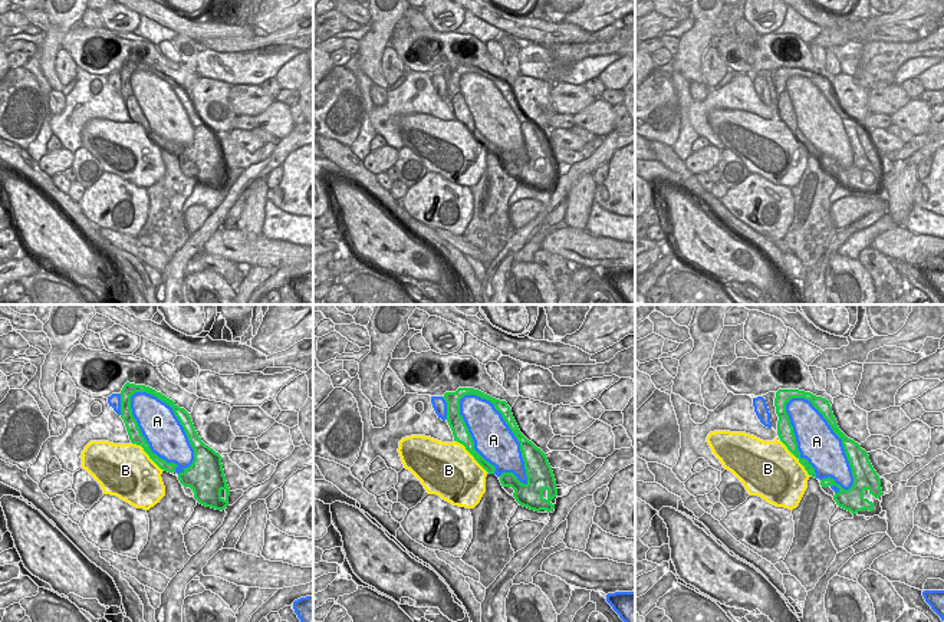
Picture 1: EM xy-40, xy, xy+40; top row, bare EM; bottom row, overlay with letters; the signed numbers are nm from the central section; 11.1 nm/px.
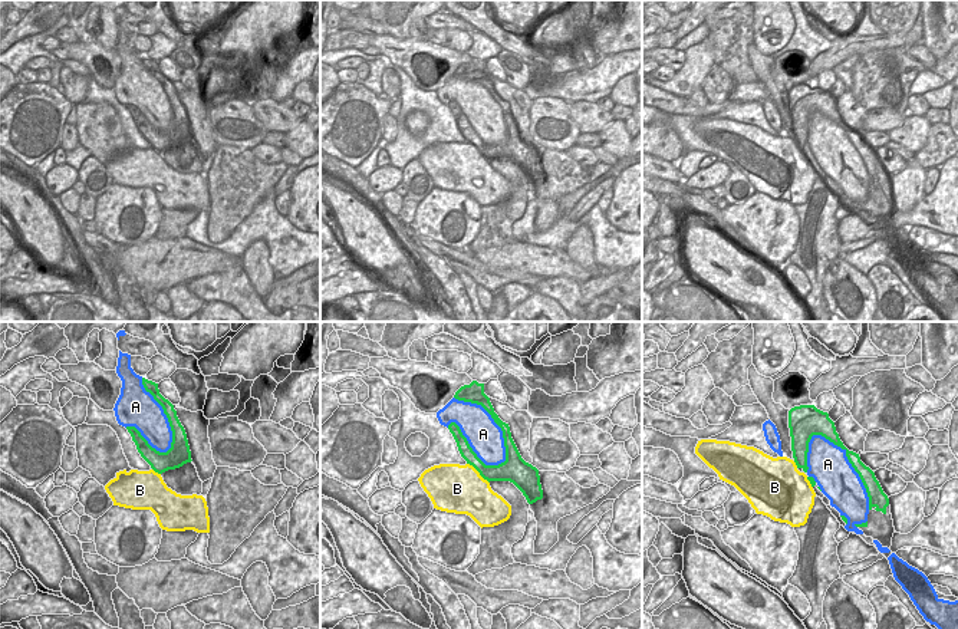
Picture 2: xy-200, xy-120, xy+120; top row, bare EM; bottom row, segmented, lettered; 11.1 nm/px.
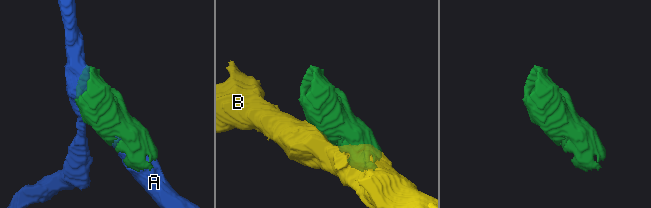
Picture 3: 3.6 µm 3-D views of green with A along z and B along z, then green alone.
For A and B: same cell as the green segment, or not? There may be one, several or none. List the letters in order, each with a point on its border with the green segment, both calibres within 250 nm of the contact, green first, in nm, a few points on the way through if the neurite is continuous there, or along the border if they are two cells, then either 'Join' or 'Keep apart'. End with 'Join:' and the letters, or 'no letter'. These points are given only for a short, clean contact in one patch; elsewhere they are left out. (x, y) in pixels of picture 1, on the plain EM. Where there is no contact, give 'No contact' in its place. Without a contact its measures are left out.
A: Touches green at xy+40 (838, 114). Thickness 190 nm (green) against 440 nm. Join
B: Touches green at xy (470, 131). Thickness 170 nm (green) against 500 nm. Keep apart
Join: A.

